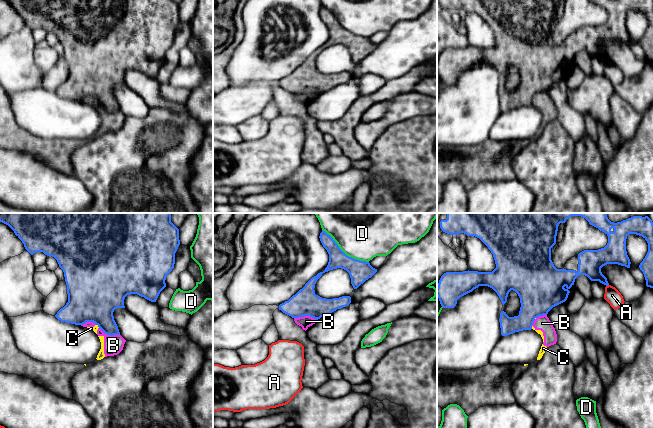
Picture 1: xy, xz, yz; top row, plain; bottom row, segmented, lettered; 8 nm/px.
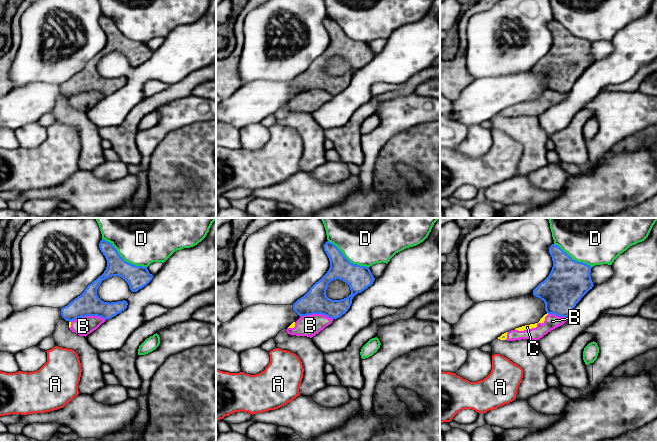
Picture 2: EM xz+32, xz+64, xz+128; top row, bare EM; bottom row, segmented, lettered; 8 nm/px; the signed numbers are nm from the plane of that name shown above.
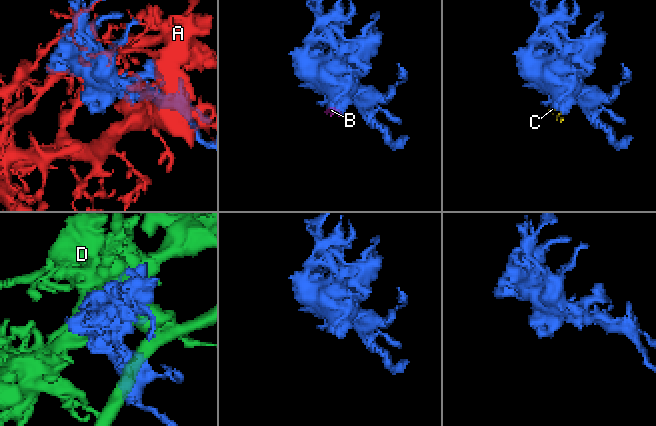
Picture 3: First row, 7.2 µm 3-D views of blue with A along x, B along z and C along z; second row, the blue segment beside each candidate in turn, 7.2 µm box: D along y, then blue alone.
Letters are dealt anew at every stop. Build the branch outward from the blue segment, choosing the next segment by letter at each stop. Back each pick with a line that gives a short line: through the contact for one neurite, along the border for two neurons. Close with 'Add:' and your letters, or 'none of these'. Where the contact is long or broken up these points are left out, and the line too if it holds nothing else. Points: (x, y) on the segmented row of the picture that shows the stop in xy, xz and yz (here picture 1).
Add: none of these

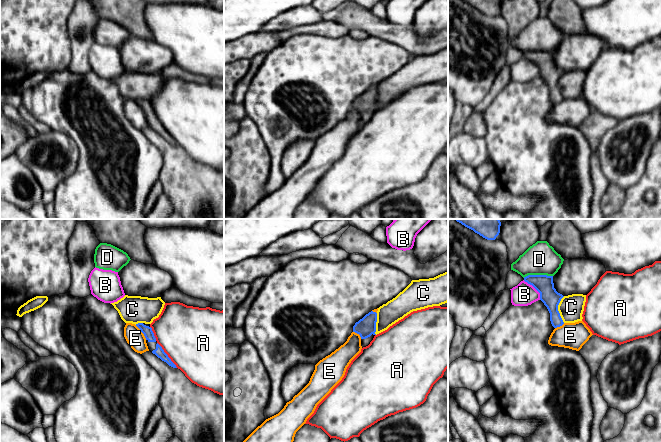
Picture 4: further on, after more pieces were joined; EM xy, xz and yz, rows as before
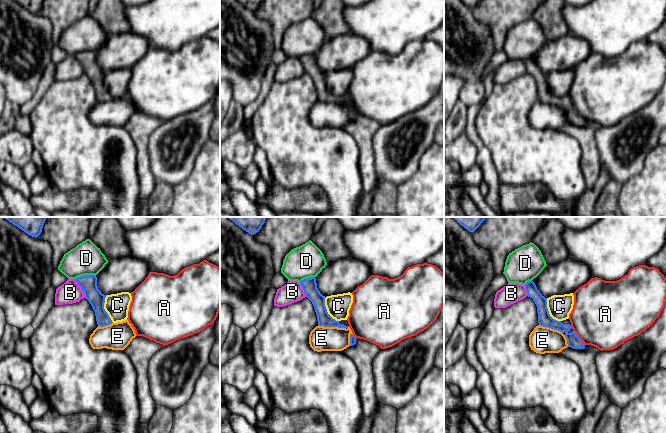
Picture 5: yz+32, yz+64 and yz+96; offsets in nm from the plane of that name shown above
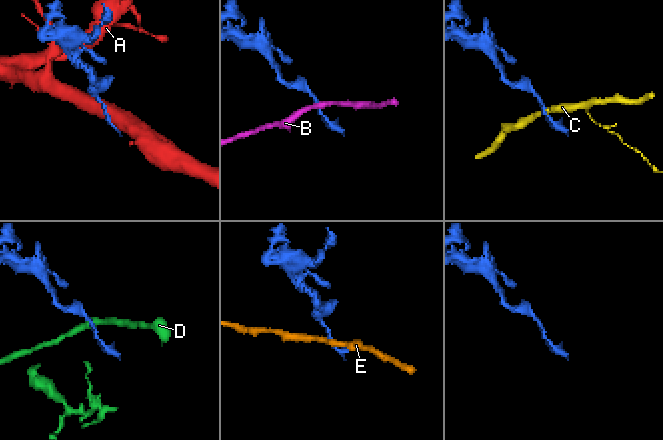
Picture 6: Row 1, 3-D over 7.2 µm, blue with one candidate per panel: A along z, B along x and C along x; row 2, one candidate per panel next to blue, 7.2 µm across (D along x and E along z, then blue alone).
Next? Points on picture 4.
Add: none of these

